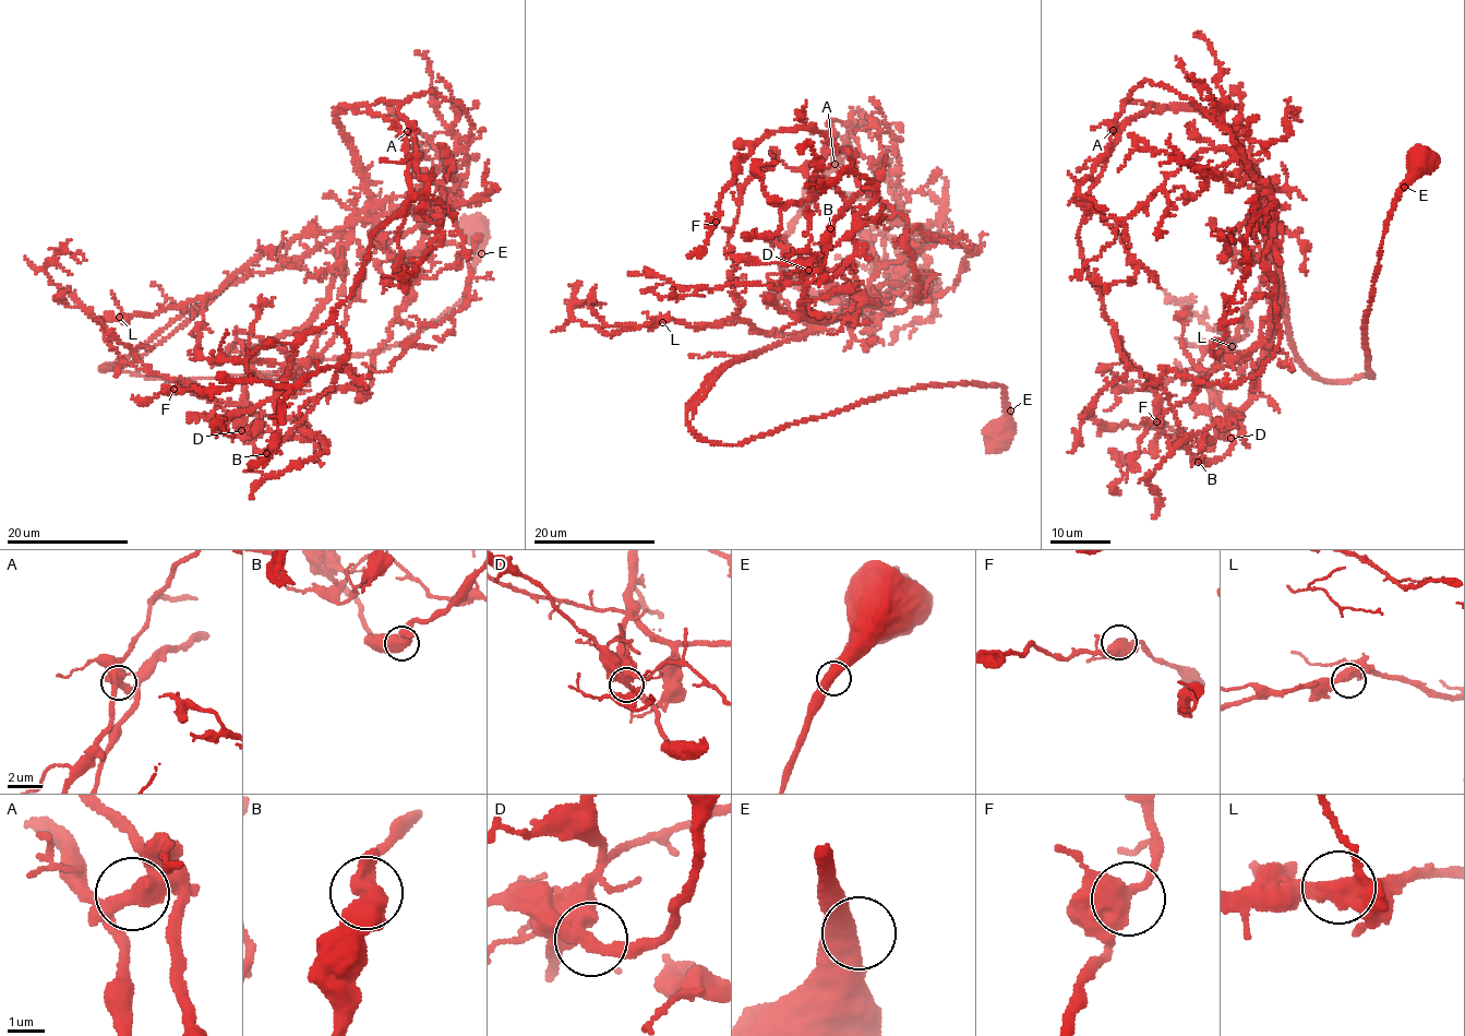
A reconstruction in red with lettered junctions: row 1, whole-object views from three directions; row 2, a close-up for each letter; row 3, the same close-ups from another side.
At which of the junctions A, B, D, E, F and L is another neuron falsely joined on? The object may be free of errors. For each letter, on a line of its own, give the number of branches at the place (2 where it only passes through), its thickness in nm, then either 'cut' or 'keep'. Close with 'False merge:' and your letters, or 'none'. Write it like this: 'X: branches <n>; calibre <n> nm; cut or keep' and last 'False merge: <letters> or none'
A: branches 2; calibre 500 nm; cut
B: branches 2; calibre 550 nm; keep
D: branches 2; calibre 440 nm; keep
E: branches 2; calibre 550 nm; keep
F: branches 2; calibre 500 nm; keep
L: branches 2; calibre 480 nm; keep
False merge: A

